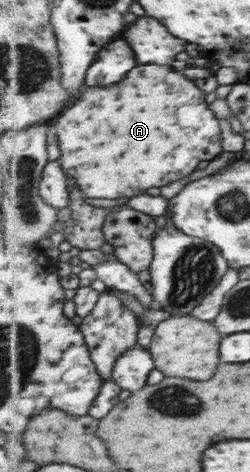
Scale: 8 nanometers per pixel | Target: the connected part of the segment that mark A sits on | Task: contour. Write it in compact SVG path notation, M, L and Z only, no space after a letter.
M140 65L126 81L122 81L122 85L88 89L86 97L82 97L74 109L68 108L64 117L59 116L52 124L64 151L64 157L60 158L62 167L66 174L78 179L86 193L85 198L136 197L152 187L166 187L192 175L202 161L211 162L225 152L223 123L210 109L206 93L168 65Z

